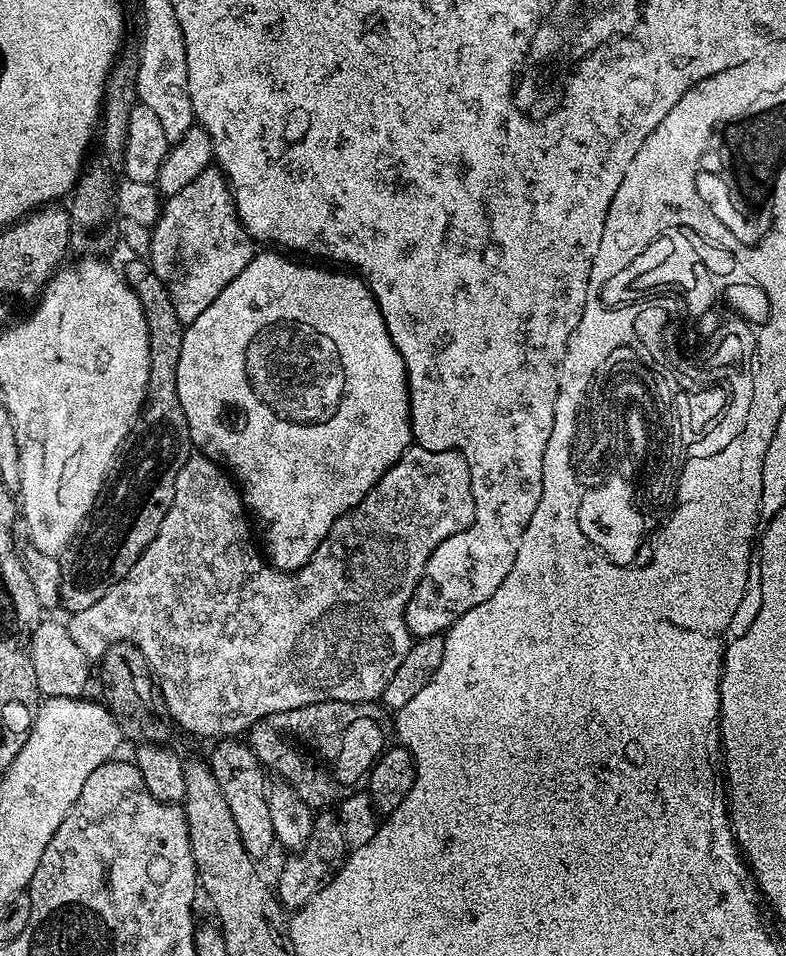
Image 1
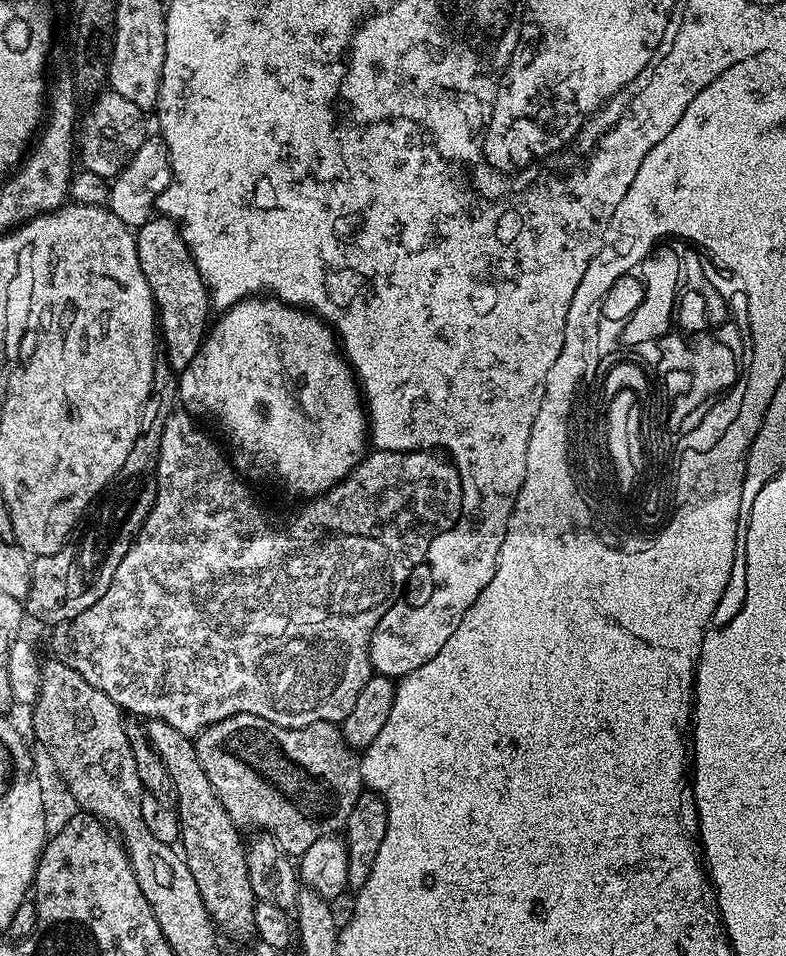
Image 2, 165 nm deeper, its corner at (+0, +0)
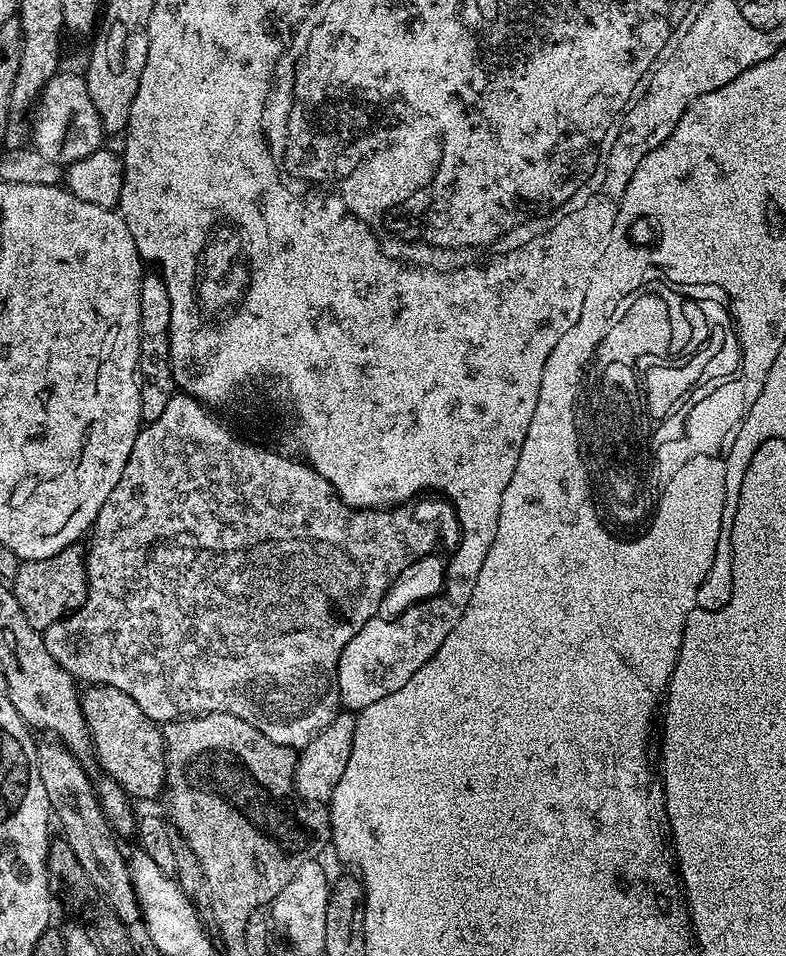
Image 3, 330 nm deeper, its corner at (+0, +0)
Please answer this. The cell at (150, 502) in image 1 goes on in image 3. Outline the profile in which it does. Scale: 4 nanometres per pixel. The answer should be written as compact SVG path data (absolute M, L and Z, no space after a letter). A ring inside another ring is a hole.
M79 543L71 544L58 554L41 560L25 560L15 577L10 580L12 593L26 614L26 622L41 630L54 622L77 612L84 604L86 595L86 552Z

